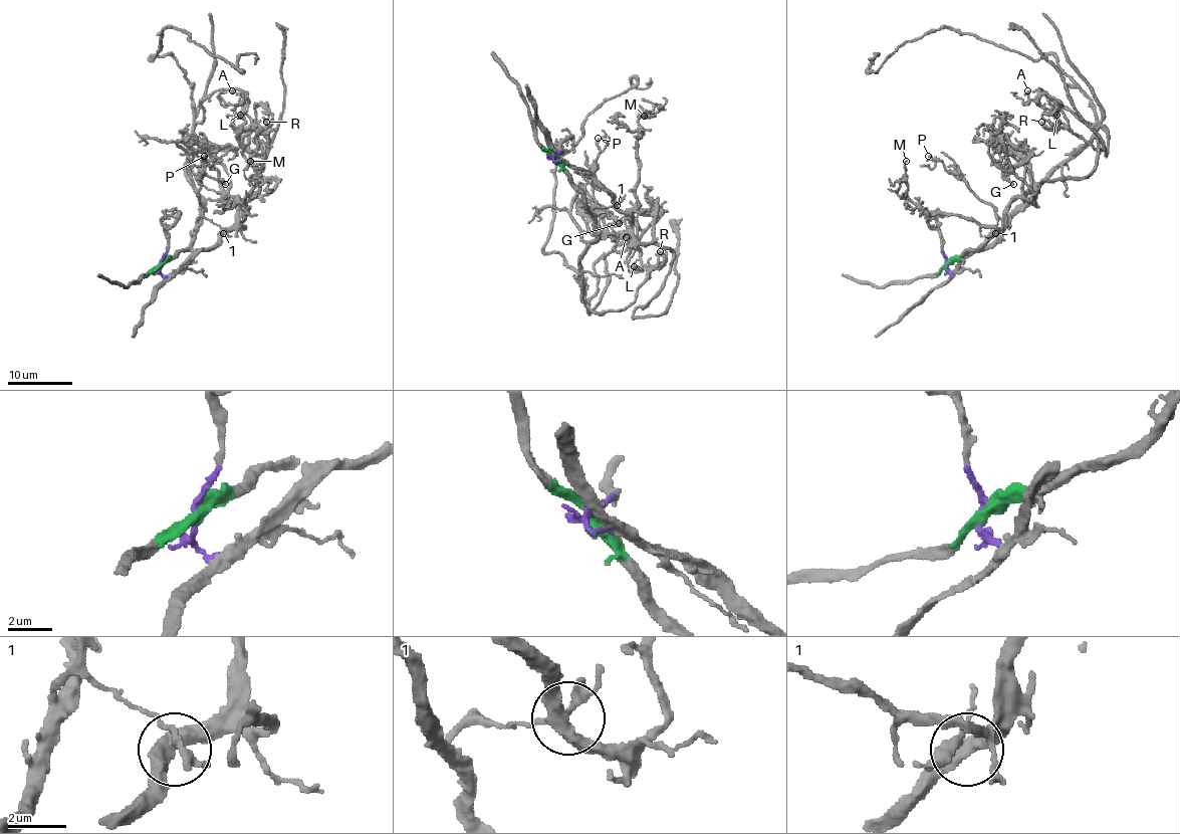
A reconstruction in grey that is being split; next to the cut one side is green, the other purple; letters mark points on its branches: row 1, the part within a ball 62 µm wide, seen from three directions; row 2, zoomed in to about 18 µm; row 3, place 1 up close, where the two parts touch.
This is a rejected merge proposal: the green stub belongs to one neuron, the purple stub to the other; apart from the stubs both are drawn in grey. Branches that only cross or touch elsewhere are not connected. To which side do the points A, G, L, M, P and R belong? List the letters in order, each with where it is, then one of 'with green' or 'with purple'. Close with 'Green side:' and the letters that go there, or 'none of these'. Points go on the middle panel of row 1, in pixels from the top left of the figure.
A: at (626, 237); with green
G: at (619, 223); with purple
L: at (634, 266); with green
M: at (644, 116); with purple
P: at (598, 138); with green
R: at (660, 251); with green
Green side: A, L, P, R

